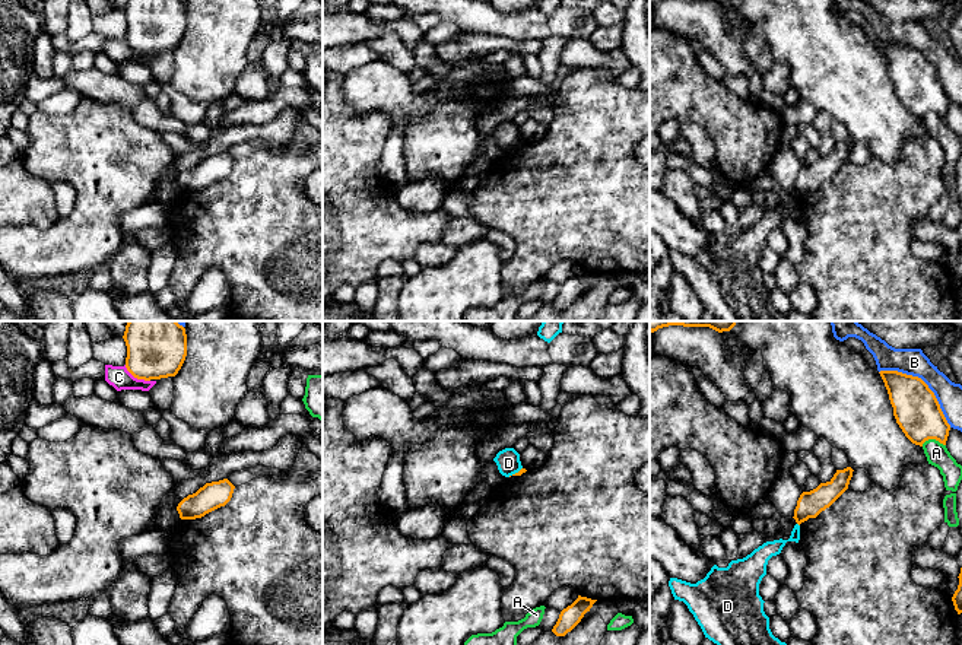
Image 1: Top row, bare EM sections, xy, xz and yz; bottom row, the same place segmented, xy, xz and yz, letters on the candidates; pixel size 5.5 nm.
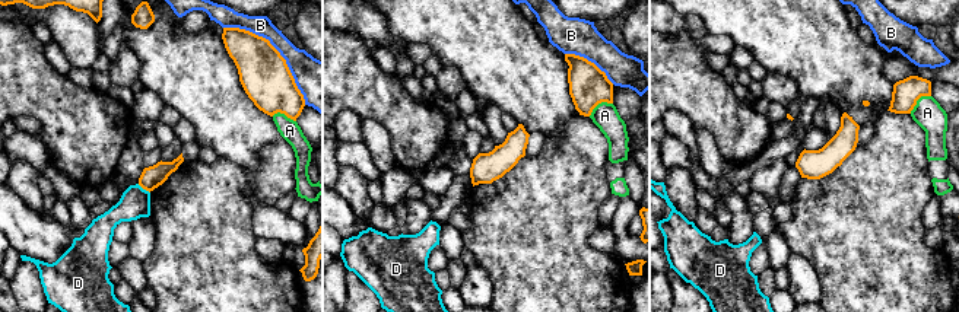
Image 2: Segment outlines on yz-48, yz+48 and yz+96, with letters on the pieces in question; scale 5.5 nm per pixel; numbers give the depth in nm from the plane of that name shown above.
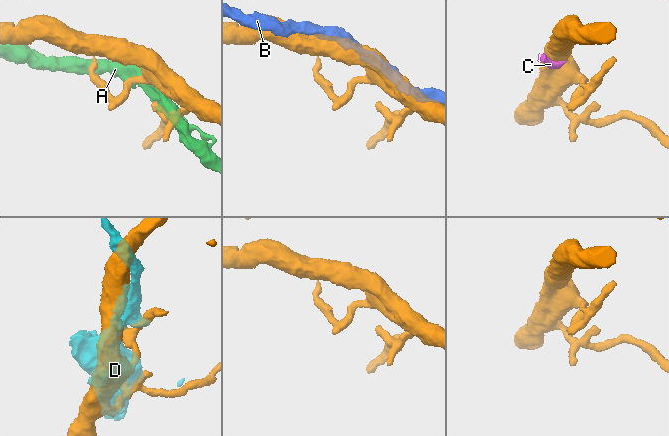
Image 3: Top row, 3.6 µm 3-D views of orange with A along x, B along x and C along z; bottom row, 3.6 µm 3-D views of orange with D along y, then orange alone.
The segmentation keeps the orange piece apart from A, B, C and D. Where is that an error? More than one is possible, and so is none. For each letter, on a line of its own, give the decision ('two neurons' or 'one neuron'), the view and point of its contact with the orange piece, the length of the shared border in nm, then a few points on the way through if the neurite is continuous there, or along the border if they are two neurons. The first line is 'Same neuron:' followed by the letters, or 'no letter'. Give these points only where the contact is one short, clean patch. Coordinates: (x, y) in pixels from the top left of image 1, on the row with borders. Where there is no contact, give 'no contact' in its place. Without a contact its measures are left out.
Same neuron: no letter
A: two neurons; contact yz (933, 438); length 140 nm
B: two neurons; contact yz (924, 383); length 500 nm
C: two neurons; contact xy (136, 377); length 170 nm; border xy (124, 365), (135, 377), (149, 381)
D: two neurons; contact xz (516, 473); length 90 nm; border xz (521, 467), (508, 476)

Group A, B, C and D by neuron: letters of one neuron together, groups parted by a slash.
A / B / C / D

